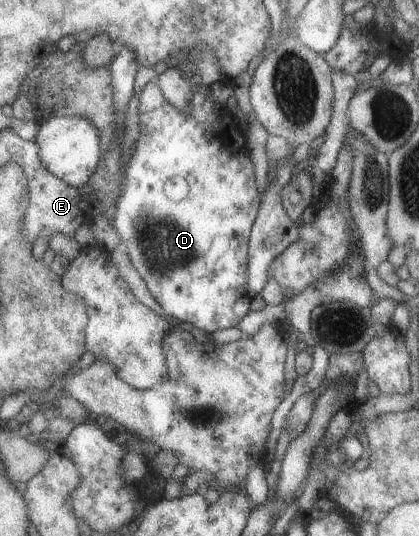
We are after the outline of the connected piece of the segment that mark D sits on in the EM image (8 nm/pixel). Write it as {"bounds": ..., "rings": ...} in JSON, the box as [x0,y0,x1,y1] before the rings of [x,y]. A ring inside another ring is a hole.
{"bounds":[112,79,263,334],"rings":[[[157,79],[150,80],[143,87],[138,104],[140,136],[133,145],[134,154],[125,166],[126,178],[121,186],[122,194],[117,200],[117,213],[112,226],[117,230],[121,239],[121,247],[128,253],[130,263],[145,281],[147,288],[166,314],[180,322],[184,321],[184,324],[192,324],[193,328],[197,327],[212,334],[222,328],[237,327],[240,320],[252,310],[252,306],[250,306],[252,296],[249,289],[249,248],[251,234],[263,203],[263,194],[256,186],[256,170],[254,170],[254,162],[250,158],[248,139],[237,123],[237,117],[228,112],[227,108],[219,108],[219,102],[213,94],[212,85],[207,87],[195,85],[194,90],[189,109],[181,111],[166,98]]]}

